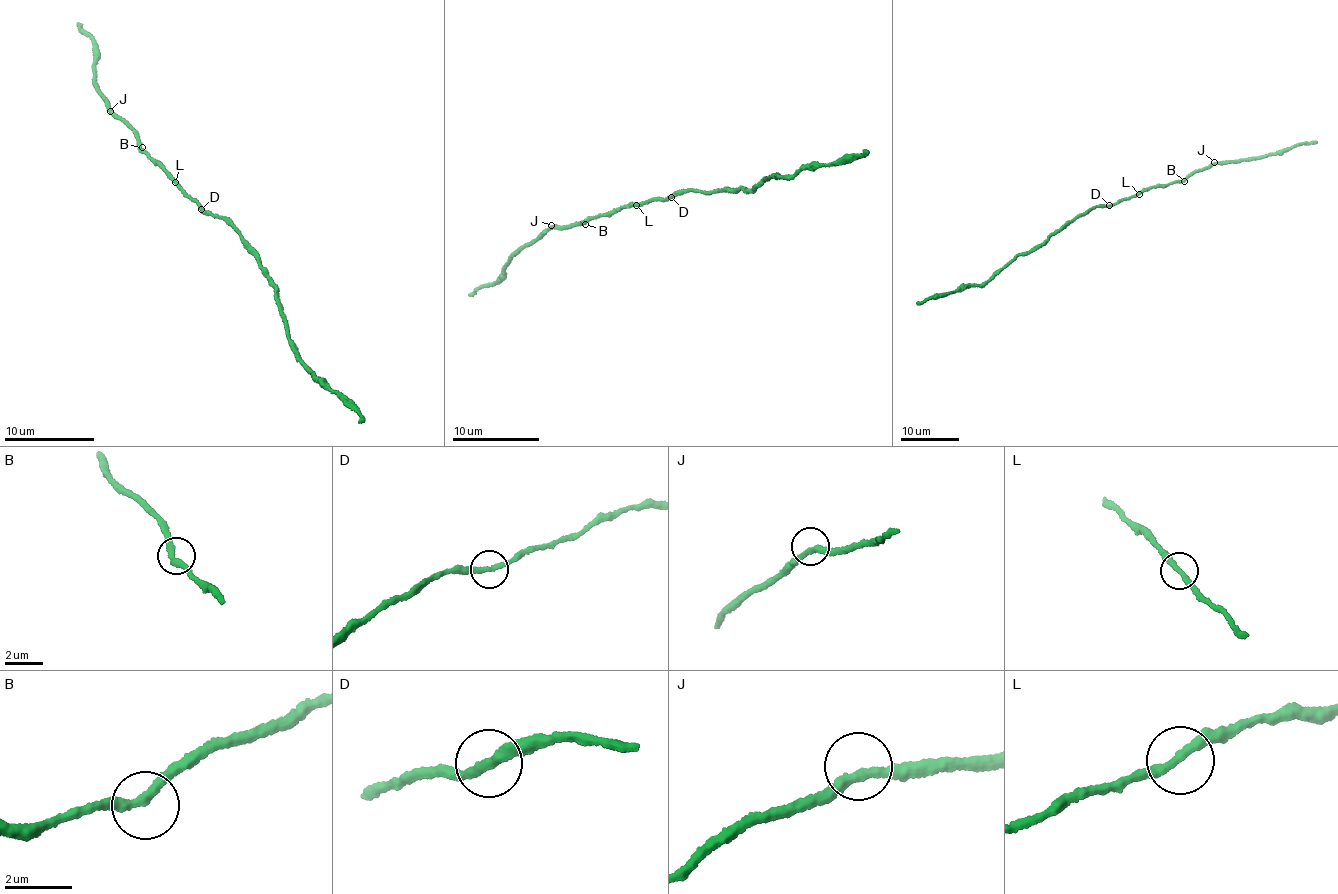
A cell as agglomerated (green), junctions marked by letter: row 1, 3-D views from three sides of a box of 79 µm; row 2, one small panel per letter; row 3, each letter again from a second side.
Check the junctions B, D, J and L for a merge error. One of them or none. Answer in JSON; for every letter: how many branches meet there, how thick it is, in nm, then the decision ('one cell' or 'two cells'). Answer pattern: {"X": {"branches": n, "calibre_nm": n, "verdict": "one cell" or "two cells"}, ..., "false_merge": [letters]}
{"B": {"branches": 2, "calibre_nm": 280, "verdict": "one cell"}, "D": {"branches": 2, "calibre_nm": 280, "verdict": "one cell"}, "J": {"branches": 2, "calibre_nm": 280, "verdict": "one cell"}, "L": {"branches": 2, "calibre_nm": 280, "verdict": "one cell"}, "false_merge": []}

